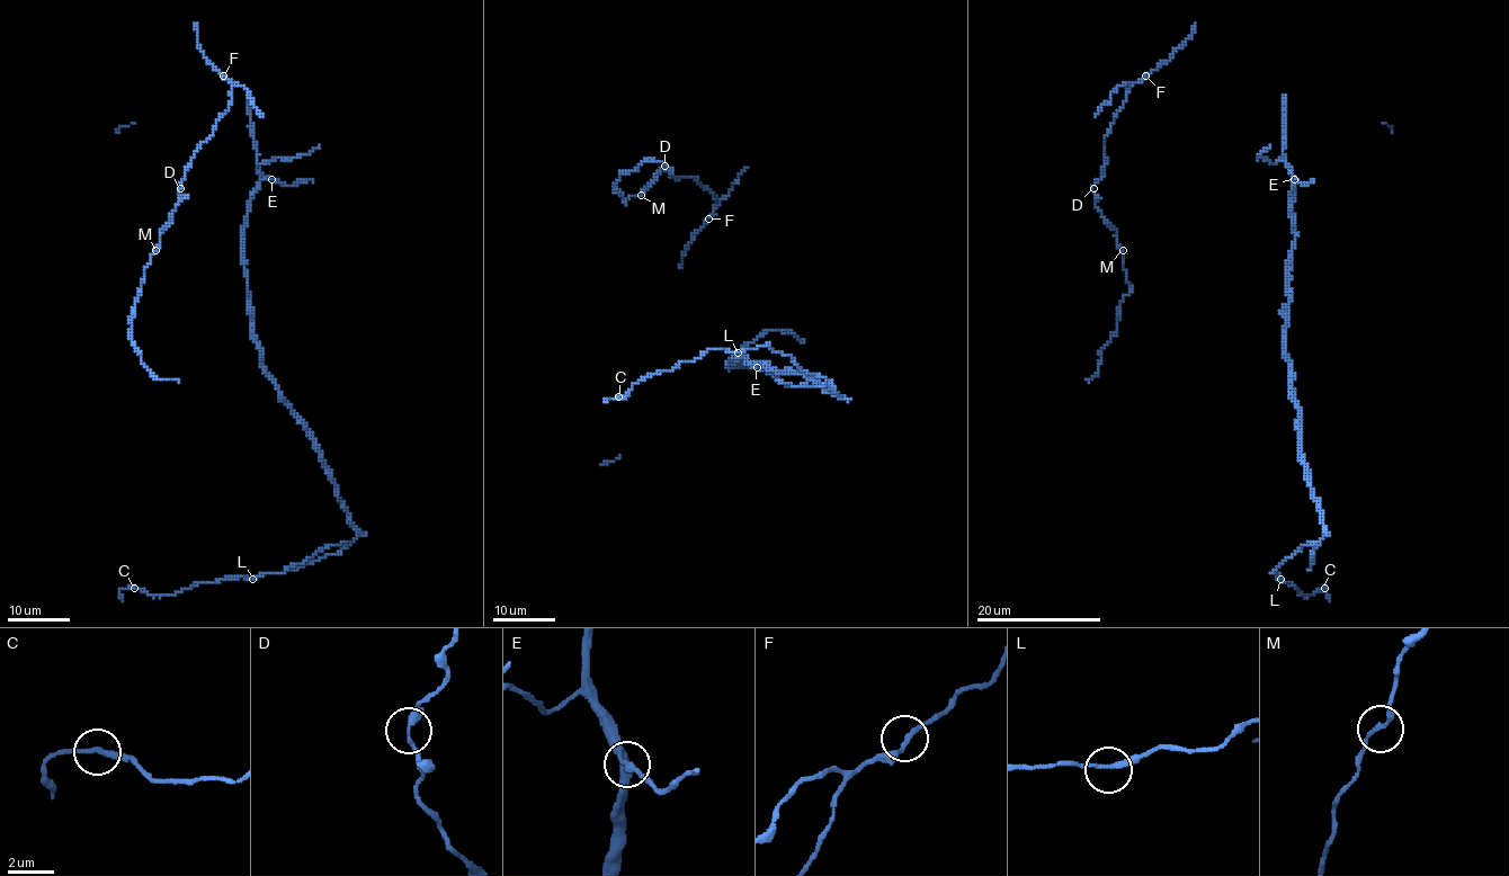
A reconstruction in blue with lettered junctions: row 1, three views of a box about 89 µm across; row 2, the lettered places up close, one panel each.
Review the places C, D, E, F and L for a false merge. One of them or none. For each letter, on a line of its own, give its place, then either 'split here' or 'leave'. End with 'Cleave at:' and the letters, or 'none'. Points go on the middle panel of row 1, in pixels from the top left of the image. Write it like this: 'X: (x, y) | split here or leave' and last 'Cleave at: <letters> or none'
C: (618, 396) | leave
D: (664, 166) | leave
E: (757, 367) | leave
F: (708, 218) | leave
L: (738, 352) | leave
Cleave at: none

